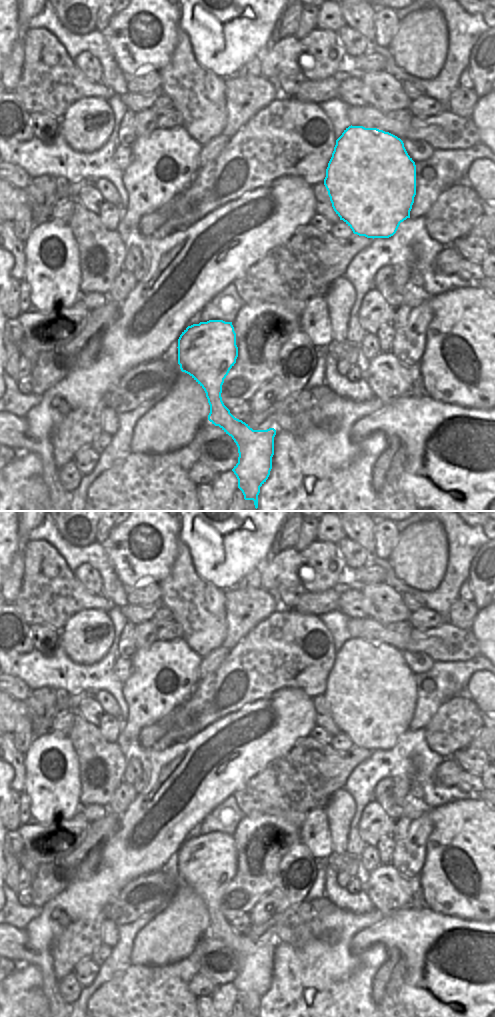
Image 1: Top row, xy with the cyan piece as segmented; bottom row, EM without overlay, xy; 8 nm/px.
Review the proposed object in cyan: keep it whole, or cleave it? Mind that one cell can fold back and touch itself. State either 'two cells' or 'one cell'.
one cell

